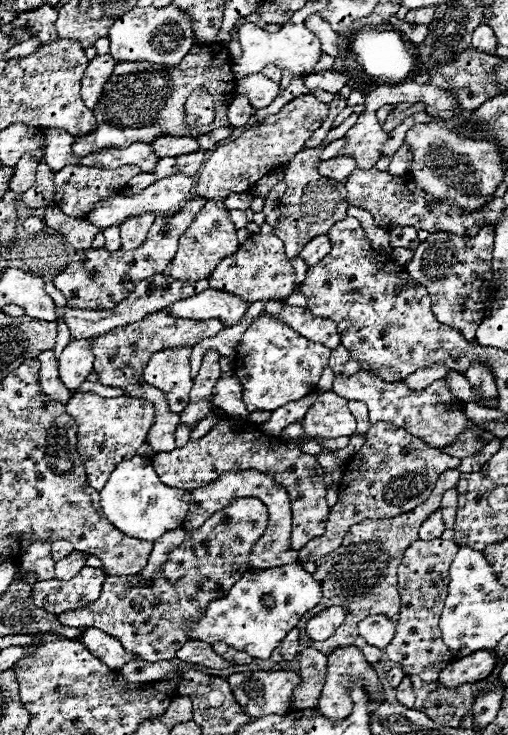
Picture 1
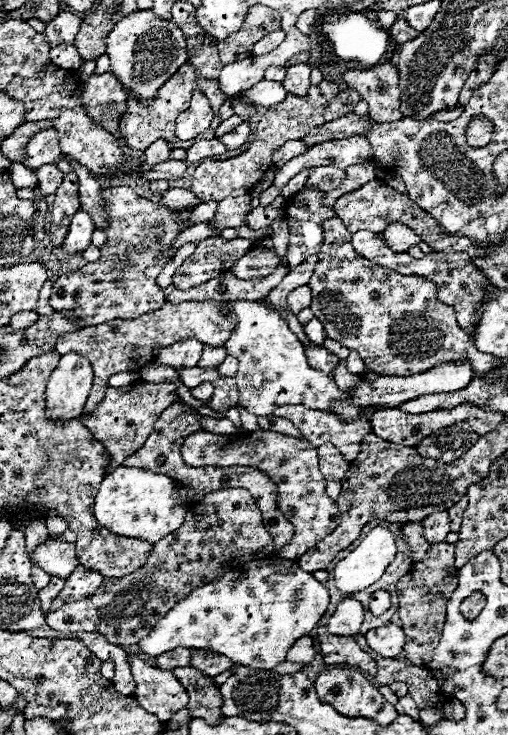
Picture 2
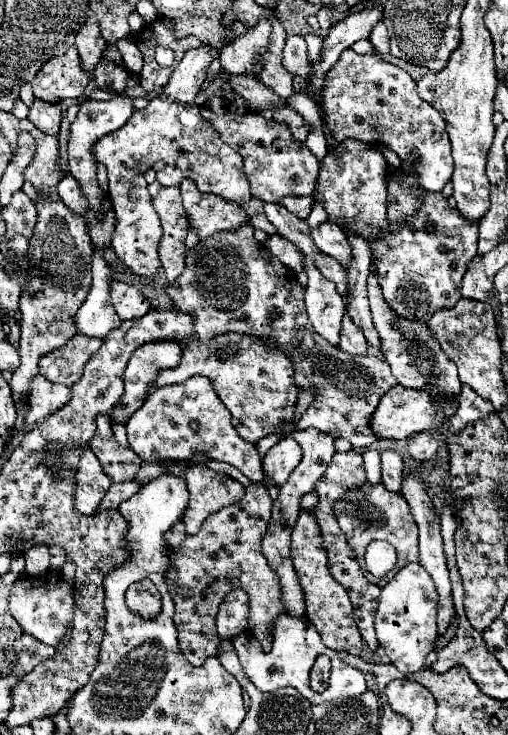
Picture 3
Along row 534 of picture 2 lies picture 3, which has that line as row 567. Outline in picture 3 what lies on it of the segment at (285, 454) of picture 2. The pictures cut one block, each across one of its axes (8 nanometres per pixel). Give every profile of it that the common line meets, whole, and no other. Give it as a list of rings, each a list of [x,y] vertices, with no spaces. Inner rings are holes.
[[[308,510],[300,512],[296,528],[292,530],[292,554],[290,554],[290,558],[294,562],[298,582],[304,590],[308,620],[316,626],[322,642],[336,652],[348,652],[348,654],[360,656],[362,636],[360,636],[356,622],[354,622],[354,616],[352,616],[350,598],[348,598],[346,590],[328,572],[328,556],[326,556],[326,550],[322,544],[322,536],[318,534],[318,522],[316,522],[314,514]]]

